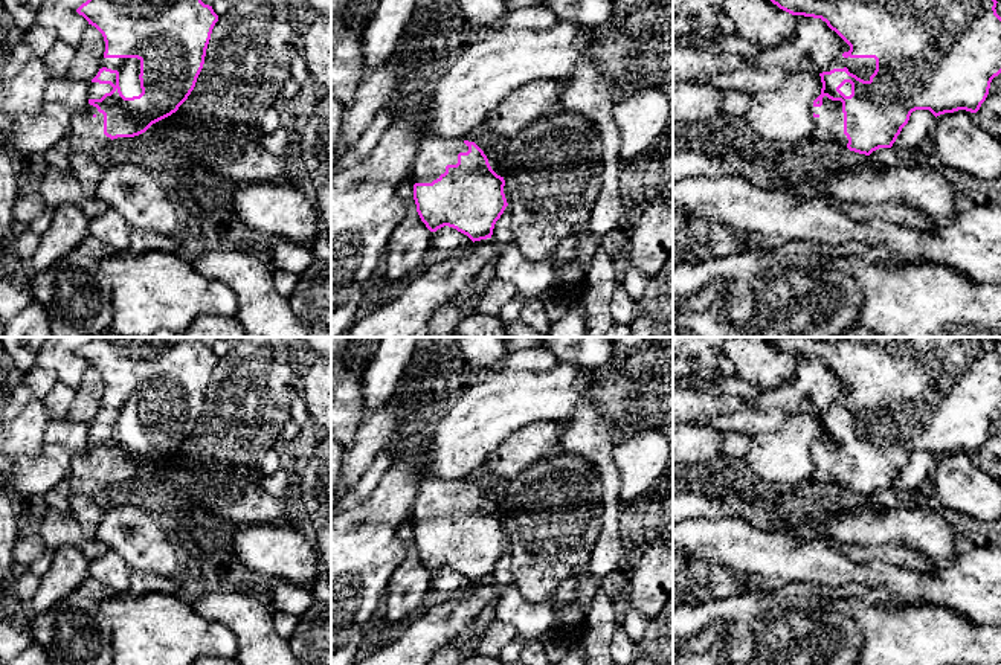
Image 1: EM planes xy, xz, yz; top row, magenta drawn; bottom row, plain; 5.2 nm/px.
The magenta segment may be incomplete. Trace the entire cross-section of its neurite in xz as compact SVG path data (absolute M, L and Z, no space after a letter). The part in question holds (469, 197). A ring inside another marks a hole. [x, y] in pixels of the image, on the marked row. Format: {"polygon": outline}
{"polygon": "M423 133L418 139L414 169L414 200L421 221L430 232L449 226L473 243L491 238L496 221L508 206L504 177L497 175L484 151L468 140Z"}

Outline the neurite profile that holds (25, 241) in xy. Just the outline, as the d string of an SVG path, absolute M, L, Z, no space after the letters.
M21 227L15 232L12 244L18 256L29 264L40 244L40 239L41 236L35 235L27 227Z

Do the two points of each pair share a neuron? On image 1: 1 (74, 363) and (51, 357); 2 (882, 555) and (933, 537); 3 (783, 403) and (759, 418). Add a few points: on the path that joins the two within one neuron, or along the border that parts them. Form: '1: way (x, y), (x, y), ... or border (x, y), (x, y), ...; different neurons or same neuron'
1: way (67, 363), (57, 357); same neuron
2: border (881, 545), (901, 543), (920, 549), (936, 565); different neurons
3: way (777, 406), (765, 414); same neuron

